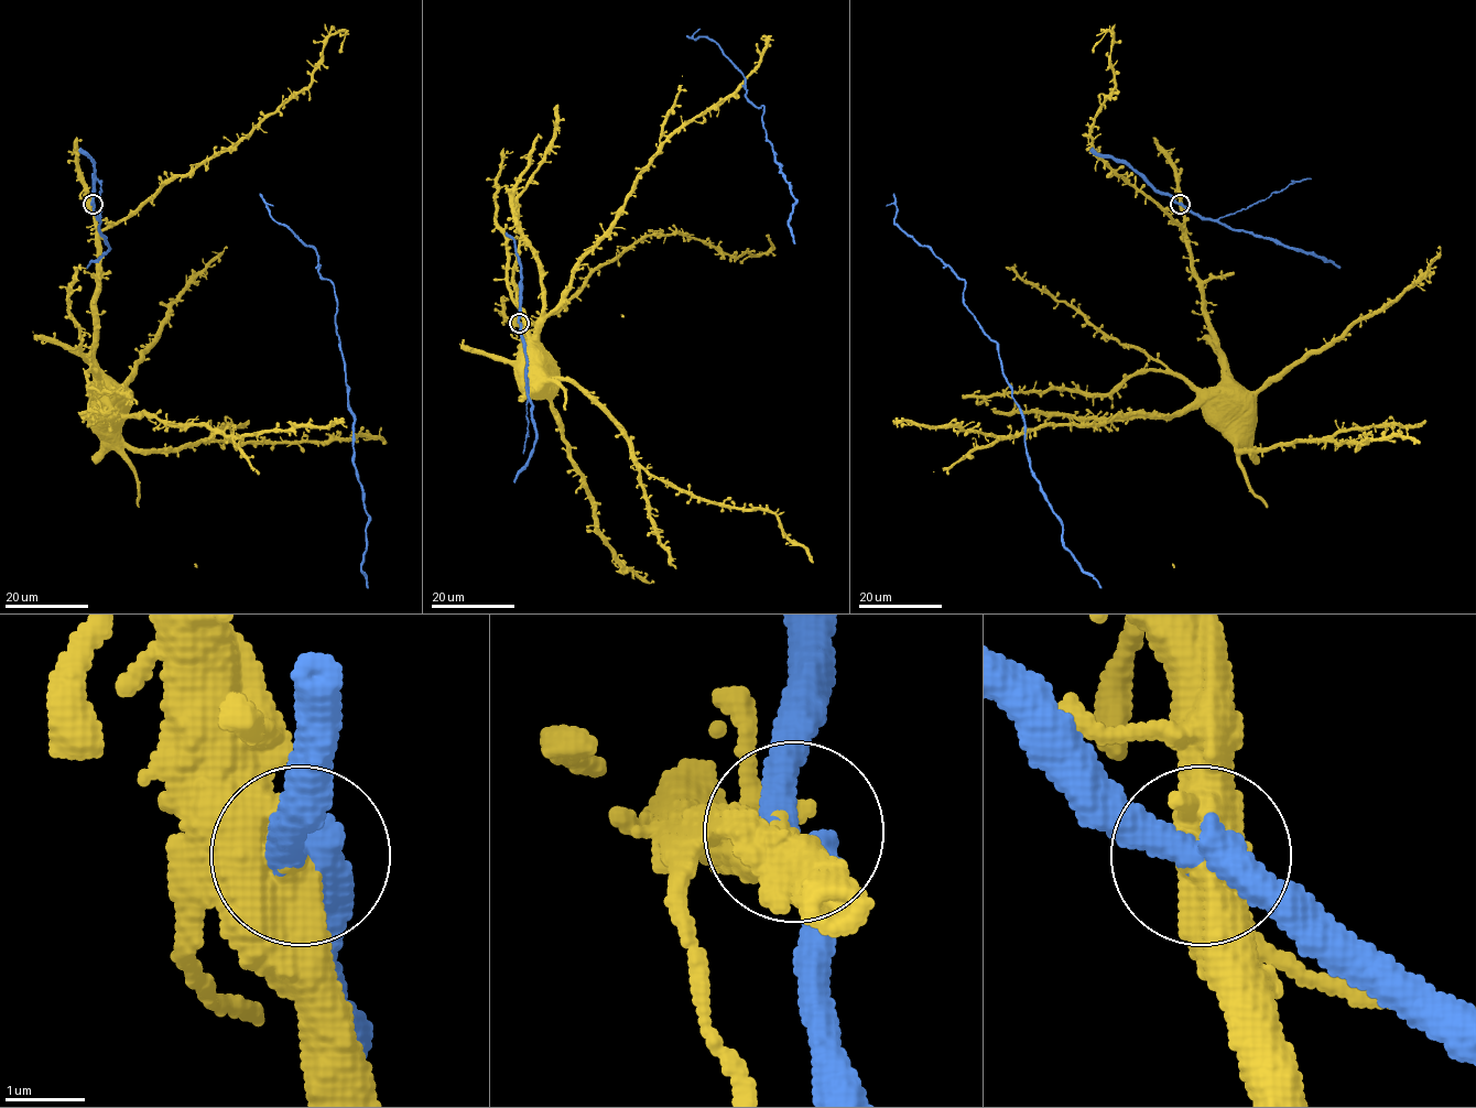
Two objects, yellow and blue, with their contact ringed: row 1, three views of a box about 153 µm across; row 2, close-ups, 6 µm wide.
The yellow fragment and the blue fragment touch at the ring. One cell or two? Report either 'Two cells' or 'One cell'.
Two cells

